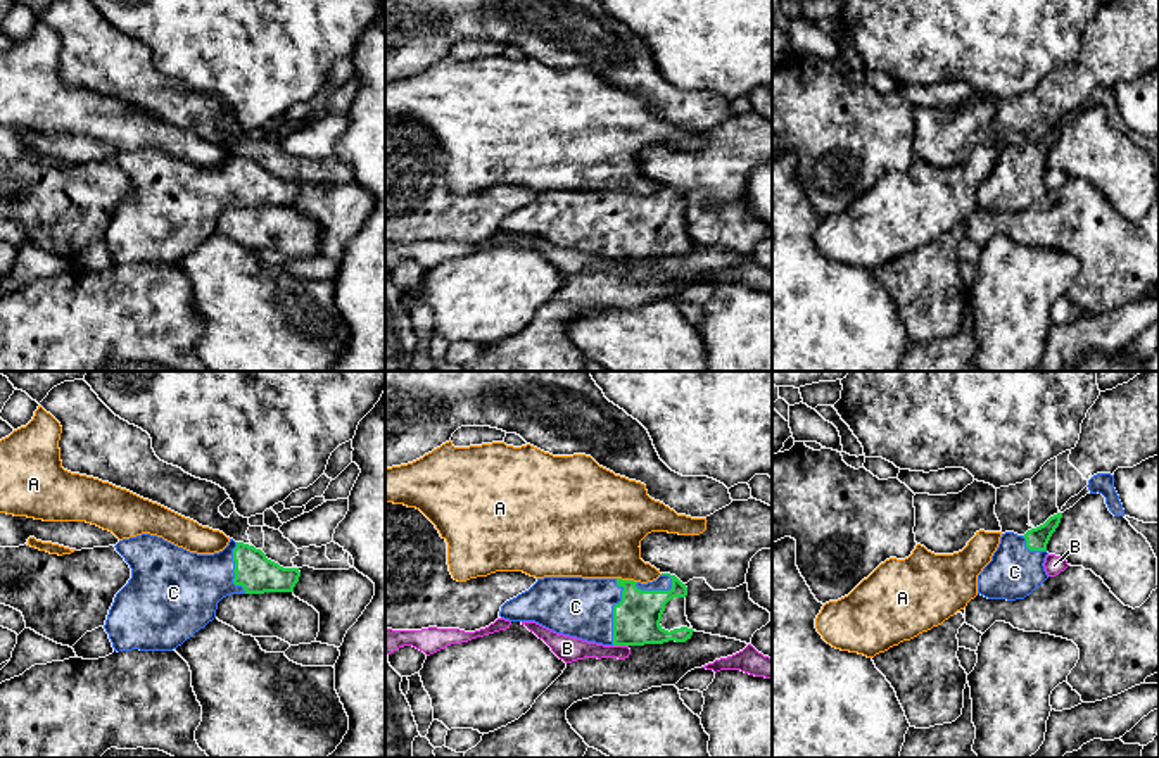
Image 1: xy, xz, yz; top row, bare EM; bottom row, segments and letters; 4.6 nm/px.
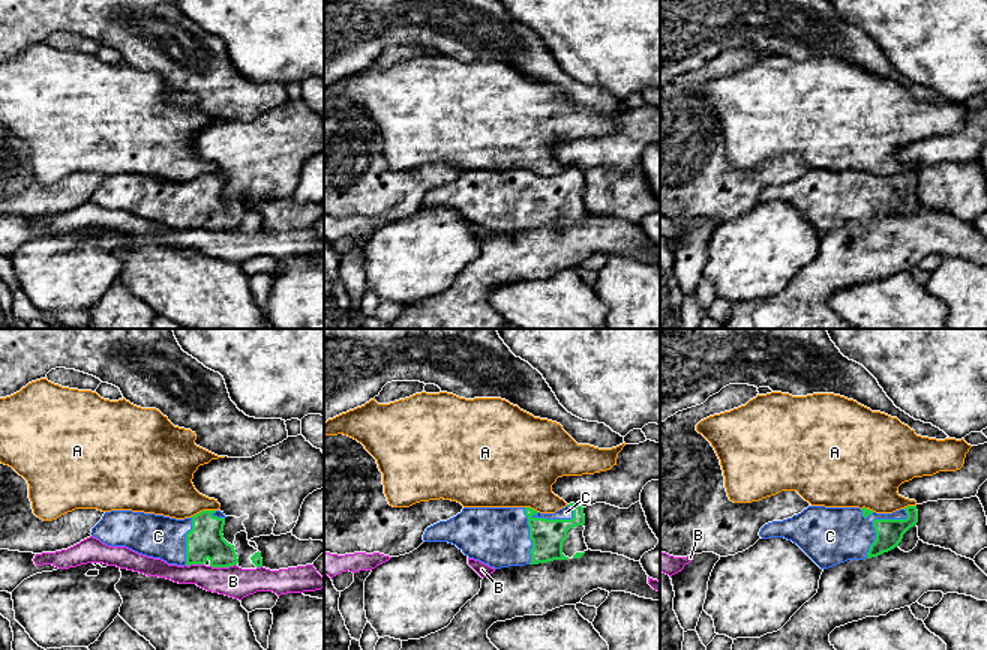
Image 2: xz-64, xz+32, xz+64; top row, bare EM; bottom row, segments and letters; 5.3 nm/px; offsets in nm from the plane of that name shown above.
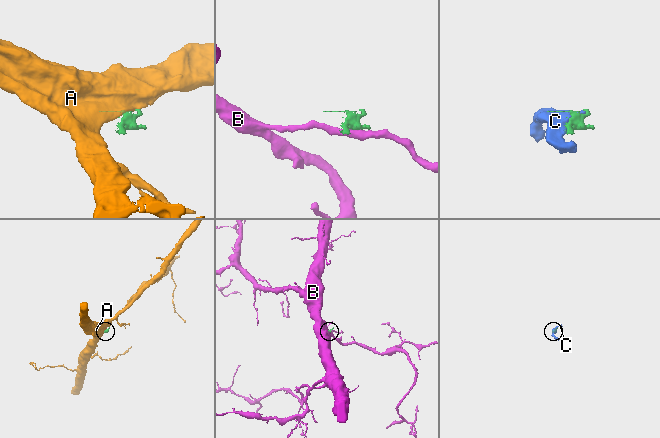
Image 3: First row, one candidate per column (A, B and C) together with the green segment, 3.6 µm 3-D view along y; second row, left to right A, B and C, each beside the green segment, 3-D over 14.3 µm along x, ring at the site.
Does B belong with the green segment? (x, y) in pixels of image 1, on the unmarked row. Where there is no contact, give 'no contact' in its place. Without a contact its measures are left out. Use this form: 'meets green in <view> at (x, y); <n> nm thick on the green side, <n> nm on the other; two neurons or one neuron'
meets green in xz at (620, 258); 220 nm thick on the green side, 120 nm on the other; two neurons

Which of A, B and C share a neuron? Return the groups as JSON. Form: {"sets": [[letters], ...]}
{"sets": [["A"], ["B"], ["C"]]}

